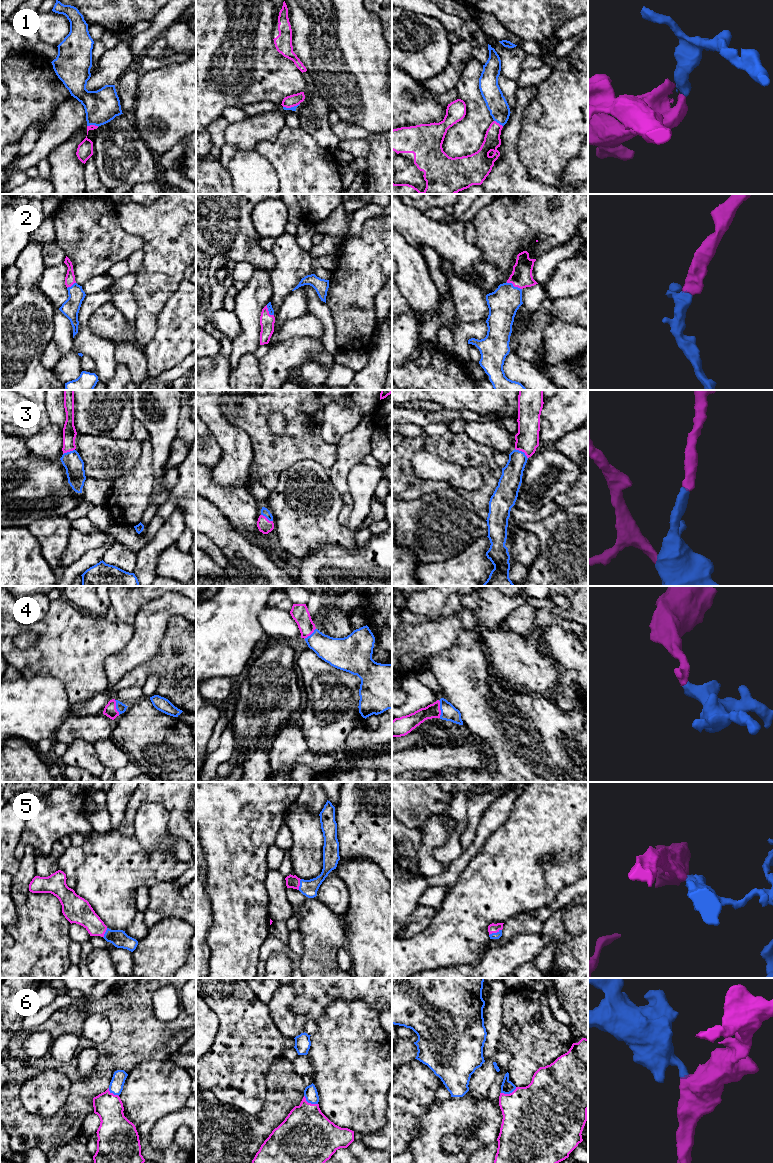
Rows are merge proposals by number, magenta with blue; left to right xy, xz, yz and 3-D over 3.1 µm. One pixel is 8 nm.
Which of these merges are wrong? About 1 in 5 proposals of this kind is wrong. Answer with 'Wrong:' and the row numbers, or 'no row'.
Wrong: no row

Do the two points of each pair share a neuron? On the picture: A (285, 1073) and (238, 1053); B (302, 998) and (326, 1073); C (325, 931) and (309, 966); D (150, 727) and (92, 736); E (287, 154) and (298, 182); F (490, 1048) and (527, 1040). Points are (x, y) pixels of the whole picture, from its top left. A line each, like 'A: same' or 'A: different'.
A: different
B: different
C: same
D: different
E: same
F: different

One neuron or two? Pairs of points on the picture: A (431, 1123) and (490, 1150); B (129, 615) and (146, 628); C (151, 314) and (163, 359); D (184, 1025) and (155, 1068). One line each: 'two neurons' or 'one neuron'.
A: two neurons
B: two neurons
C: two neurons
D: two neurons

